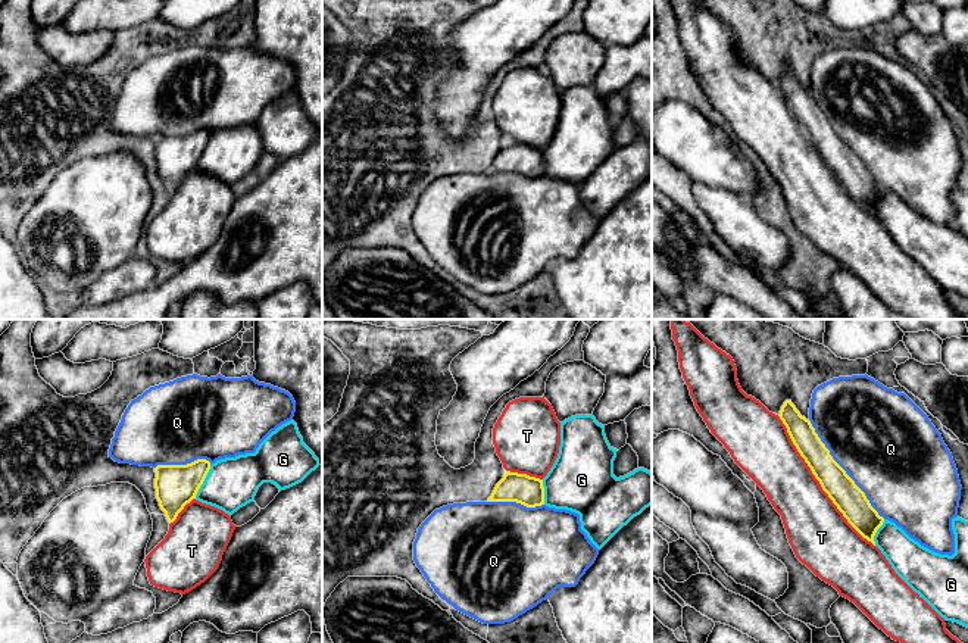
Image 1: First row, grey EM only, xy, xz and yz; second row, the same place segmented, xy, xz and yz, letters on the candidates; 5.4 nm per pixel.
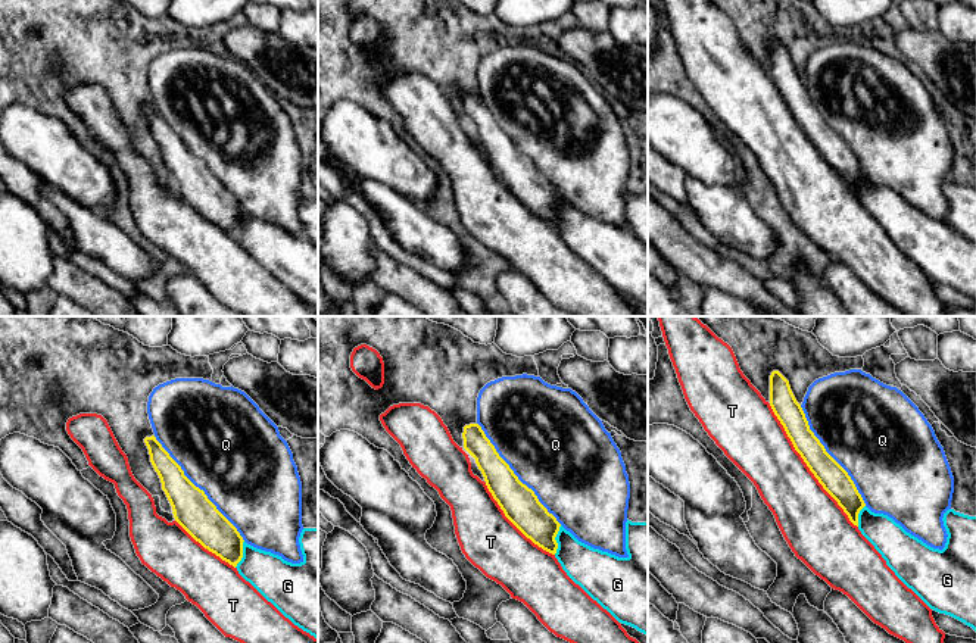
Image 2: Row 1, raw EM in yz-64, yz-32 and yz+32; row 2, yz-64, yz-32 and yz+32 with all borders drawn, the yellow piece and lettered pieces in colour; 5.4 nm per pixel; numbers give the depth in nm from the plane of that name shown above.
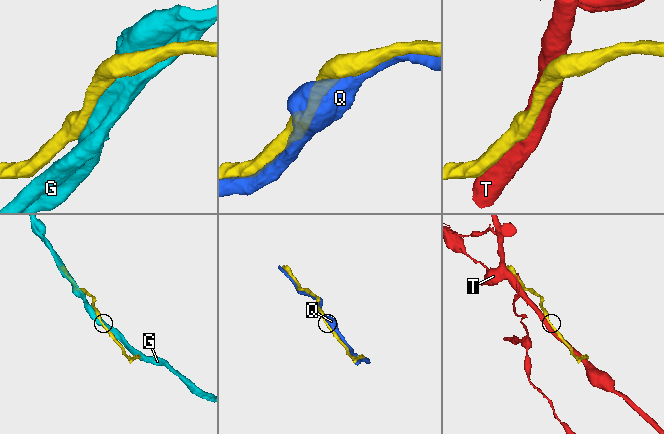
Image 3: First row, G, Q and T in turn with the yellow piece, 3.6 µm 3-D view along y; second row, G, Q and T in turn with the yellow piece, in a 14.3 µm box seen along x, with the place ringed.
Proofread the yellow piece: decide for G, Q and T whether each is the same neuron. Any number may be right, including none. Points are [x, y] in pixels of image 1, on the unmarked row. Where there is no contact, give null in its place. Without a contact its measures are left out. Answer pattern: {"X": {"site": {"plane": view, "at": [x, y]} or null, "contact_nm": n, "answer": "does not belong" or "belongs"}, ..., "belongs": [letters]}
{"G": {"site": {"plane": "xy", "at": [203, 150]}, "contact_nm": 200, "answer": "does not belong"}, "Q": {"site": {"plane": "yz", "at": [843, 140]}, "contact_nm": 700, "answer": "belongs"}, "T": {"site": {"plane": "yz", "at": [818, 150]}, "contact_nm": 900, "answer": "does not belong"}, "belongs": ["Q"]}

